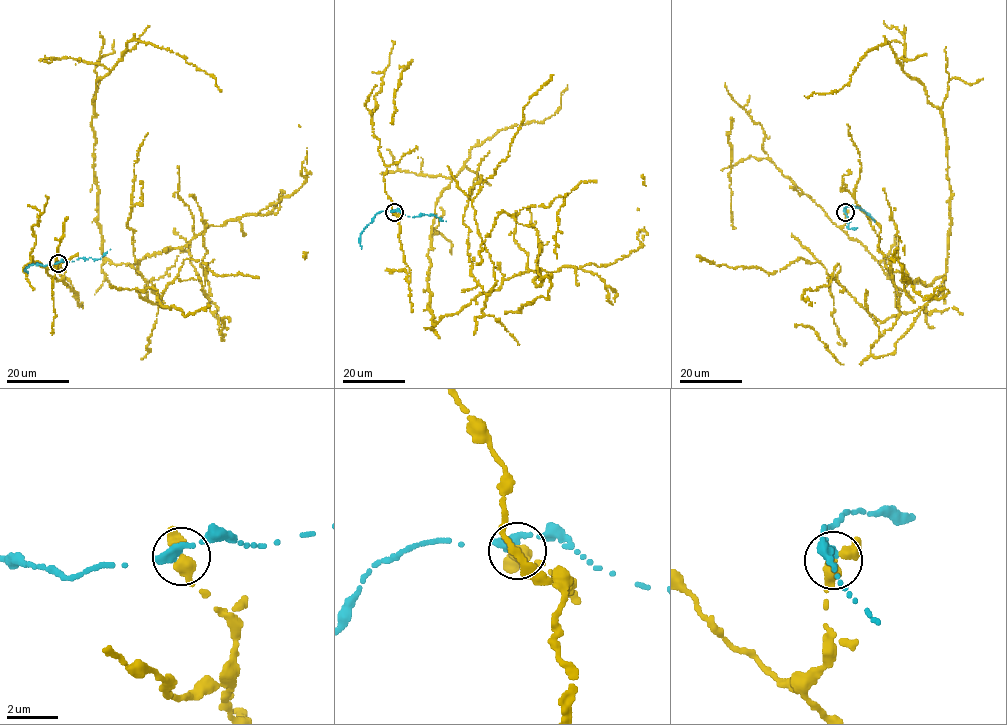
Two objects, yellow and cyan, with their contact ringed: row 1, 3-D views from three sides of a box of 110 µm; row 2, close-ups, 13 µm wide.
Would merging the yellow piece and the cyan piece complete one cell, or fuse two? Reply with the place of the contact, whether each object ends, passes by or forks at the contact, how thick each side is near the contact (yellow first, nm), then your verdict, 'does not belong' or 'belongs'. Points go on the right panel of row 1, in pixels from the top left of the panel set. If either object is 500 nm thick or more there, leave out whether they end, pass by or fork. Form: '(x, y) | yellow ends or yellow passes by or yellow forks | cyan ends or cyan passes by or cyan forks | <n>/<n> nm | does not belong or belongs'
(845, 212) | 550/460 nm | does not belong

